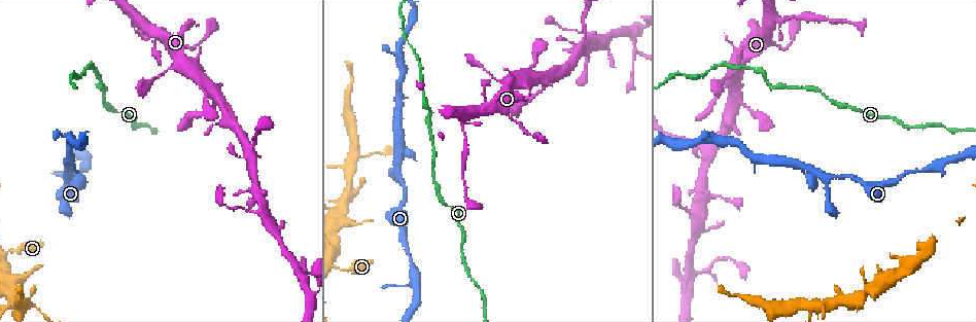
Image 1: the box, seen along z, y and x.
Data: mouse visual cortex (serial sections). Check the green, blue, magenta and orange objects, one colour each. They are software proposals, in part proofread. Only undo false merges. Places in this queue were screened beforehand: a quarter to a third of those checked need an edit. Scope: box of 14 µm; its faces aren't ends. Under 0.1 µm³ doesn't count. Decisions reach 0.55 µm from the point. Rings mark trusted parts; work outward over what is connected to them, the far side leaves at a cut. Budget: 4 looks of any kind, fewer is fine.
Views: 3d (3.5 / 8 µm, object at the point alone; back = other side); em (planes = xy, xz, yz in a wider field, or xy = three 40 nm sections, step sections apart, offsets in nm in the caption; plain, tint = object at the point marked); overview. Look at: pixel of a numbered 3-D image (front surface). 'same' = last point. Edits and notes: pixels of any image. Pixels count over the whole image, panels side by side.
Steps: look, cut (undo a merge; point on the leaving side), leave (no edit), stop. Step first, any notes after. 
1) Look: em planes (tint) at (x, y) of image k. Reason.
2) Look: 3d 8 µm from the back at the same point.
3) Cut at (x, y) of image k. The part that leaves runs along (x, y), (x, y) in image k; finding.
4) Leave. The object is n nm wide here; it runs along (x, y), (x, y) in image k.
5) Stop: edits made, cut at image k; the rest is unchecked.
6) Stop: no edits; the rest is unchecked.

Look: 3d 3.5 µm at (770, 85) of image 1. Abrupt turn.

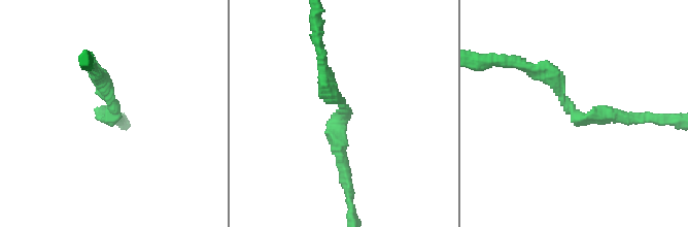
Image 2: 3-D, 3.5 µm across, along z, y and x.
Look: em xy step 3 (tint) at (574, 114) of image 2.

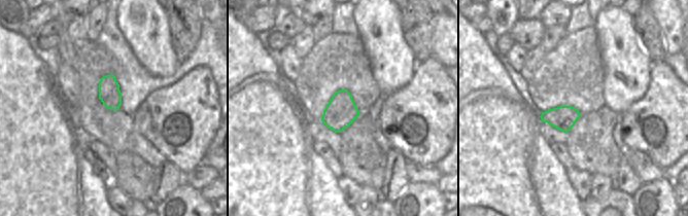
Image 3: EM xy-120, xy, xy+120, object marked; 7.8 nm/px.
Leave. The object is 240 nm wide here; it runs along (635, 119), (580, 119), (532, 68) in image 2; all the same cell.

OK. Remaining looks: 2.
Look: 3d 3.5 µm at (138, 18) of image 1. Two arms in line, one across.

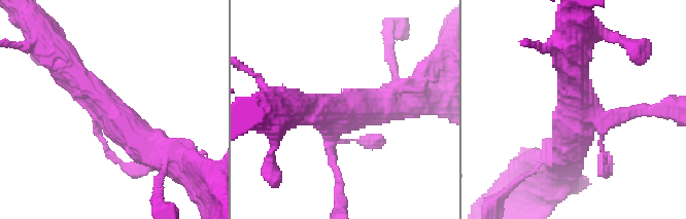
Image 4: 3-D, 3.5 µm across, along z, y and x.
Look: em xy step 2 (tint) at (583, 115) of image 4.

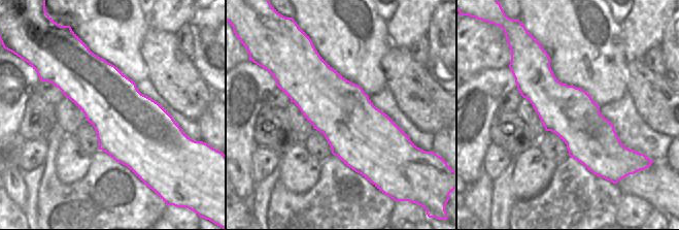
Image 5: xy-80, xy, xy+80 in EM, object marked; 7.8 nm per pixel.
Leave. The object is 500 nm wide here; it runs along (543, 54), (543, 90), (603, 174) in image 5; continuous, no second cell.

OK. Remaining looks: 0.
Stop: no edits; the rest is unchecked.

